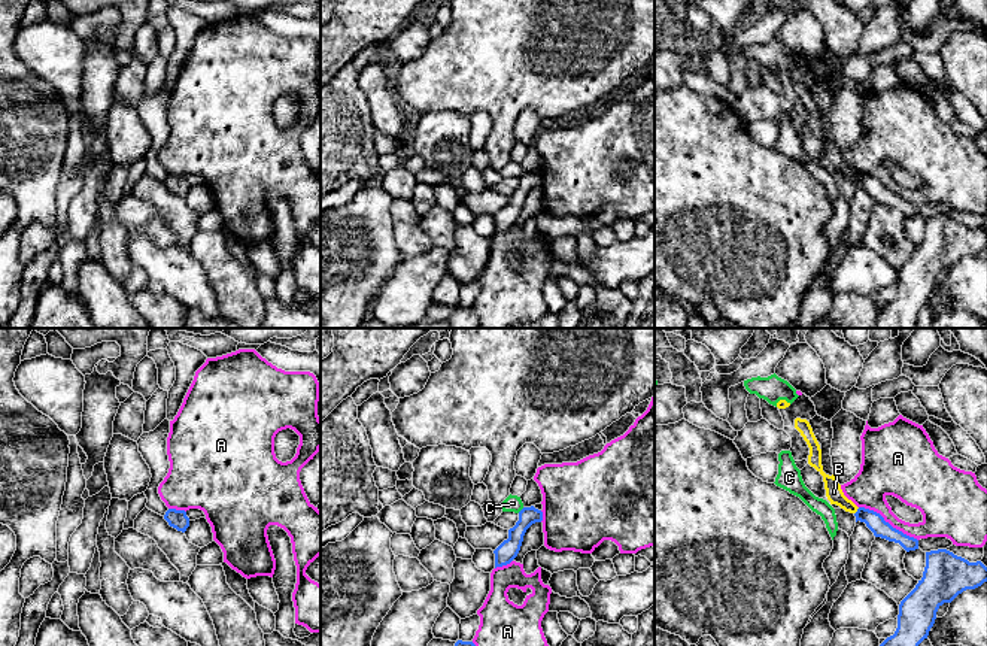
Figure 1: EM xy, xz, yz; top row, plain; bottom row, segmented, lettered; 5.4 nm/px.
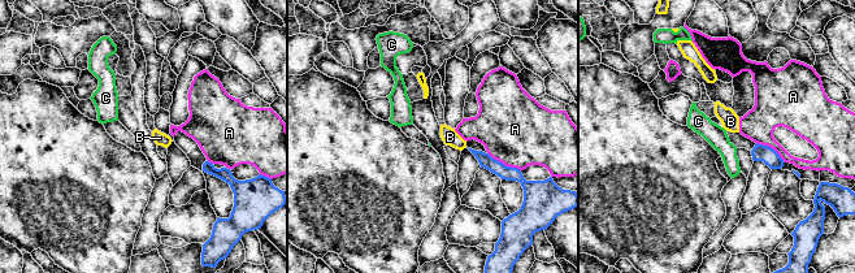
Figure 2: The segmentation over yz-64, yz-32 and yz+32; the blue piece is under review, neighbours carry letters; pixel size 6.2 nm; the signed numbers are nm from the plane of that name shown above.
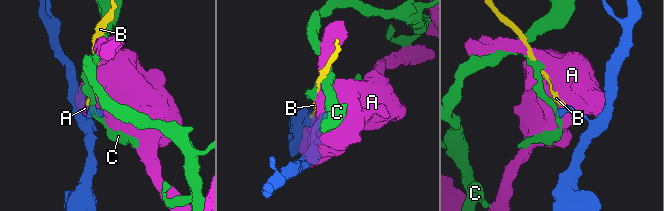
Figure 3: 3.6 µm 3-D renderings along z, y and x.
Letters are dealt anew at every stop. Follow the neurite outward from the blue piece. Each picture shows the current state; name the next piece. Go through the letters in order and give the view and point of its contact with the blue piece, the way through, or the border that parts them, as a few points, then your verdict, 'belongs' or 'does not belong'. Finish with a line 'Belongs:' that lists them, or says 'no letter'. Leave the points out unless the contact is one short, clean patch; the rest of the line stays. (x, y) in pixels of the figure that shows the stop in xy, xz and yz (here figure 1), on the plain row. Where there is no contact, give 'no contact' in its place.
A: yz (887, 188) | does not belong
B: yz (858, 176) | along yz (859, 173), (855, 179) | does not belong
C: xz (522, 175) | along xz (524, 173), (518, 178) | does not belong
Belongs: no letter

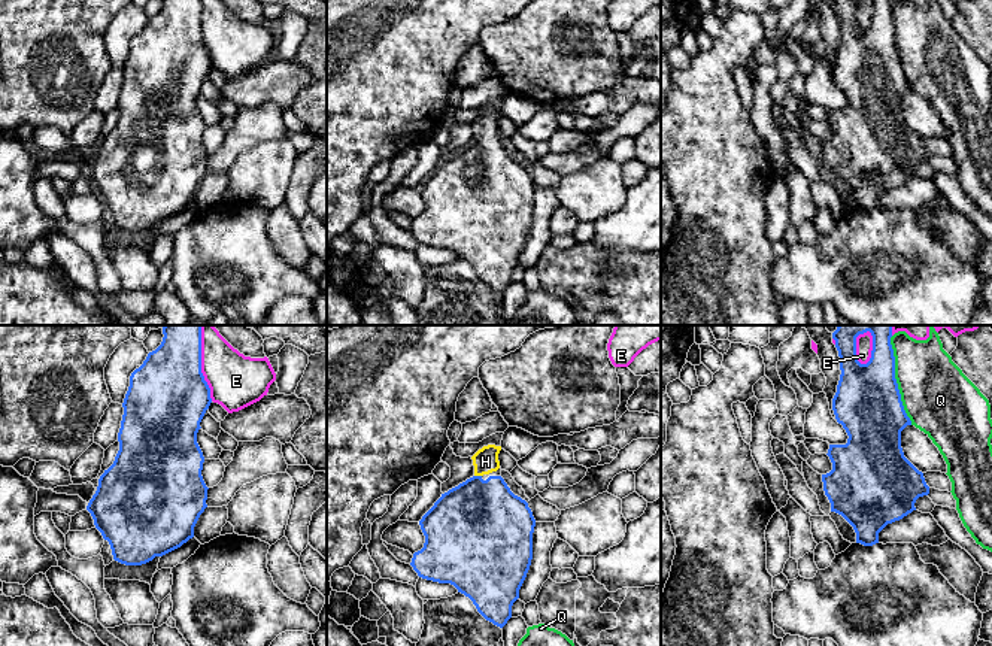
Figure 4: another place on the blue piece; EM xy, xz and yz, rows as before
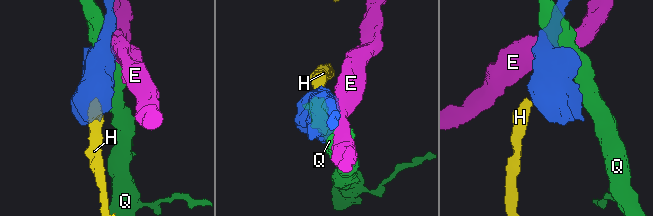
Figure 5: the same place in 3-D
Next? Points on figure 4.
E: xy (200, 33) | does not belong
H: xz (478, 142) | across xz (479, 188), (478, 142), (485, 127) | belongs
Q: yz (895, 46) | does not belong
Belongs: H

